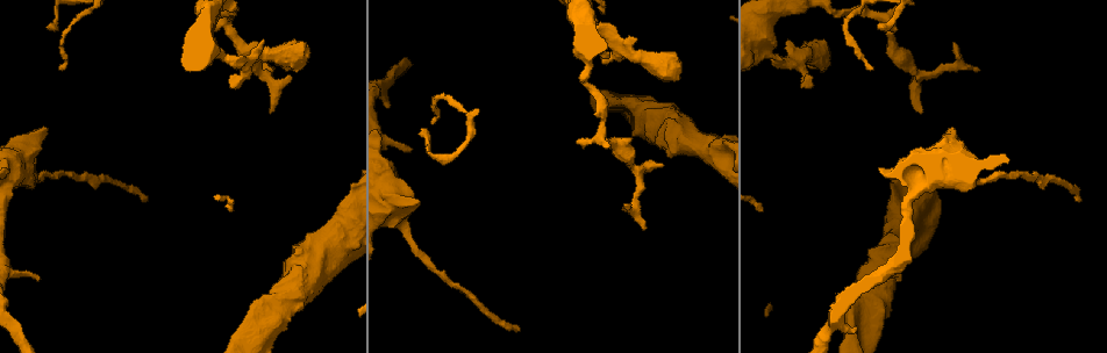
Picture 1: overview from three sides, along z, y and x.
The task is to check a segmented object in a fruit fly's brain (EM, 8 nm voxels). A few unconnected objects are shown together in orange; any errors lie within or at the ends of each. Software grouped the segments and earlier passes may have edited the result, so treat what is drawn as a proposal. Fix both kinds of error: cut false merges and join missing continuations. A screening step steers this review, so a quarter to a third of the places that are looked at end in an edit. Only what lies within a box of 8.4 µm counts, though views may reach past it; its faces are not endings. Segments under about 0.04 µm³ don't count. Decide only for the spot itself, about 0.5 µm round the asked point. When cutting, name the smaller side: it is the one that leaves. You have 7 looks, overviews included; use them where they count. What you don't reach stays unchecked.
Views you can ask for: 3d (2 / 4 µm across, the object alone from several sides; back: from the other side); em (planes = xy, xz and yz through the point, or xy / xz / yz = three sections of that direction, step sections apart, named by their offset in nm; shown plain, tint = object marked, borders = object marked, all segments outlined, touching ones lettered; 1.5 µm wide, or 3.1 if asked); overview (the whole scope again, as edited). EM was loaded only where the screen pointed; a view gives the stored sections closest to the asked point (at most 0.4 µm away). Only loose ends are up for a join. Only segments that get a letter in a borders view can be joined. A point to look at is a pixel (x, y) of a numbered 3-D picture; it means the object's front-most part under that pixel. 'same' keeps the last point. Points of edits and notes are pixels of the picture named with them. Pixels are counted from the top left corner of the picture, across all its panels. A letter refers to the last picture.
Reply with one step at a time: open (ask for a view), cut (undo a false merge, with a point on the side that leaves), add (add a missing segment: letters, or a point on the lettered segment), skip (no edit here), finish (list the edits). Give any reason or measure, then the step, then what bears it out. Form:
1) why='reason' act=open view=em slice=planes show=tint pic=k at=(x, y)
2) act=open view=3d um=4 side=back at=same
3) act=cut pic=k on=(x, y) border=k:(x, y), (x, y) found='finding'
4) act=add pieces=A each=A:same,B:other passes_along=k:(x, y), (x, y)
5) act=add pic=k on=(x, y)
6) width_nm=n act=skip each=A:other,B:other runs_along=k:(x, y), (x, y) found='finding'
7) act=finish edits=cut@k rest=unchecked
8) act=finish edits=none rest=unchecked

why='thin end' act=open view=3d um=2 pic=1 at=(519, 330)

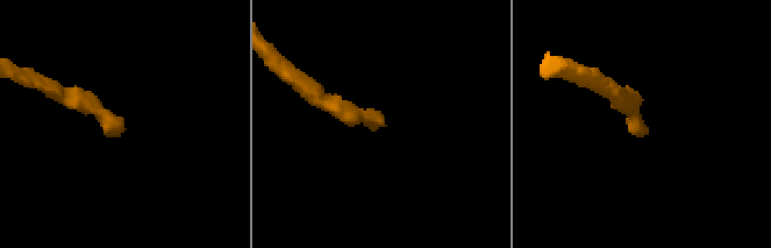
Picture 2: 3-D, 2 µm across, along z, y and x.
act=open view=em slice=yz step=8 show=borders pic=2 at=(122, 129)

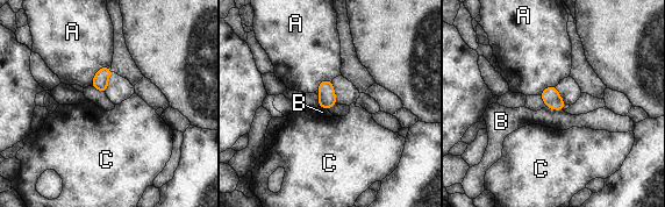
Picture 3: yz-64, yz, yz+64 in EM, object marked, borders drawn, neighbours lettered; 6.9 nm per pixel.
act=skip each=A:other,B:other,C:other border=3:(111, 68), (102, 66), (90, 85) found='no lettered segment goes on from it'

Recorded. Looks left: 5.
why='free end' act=open view=3d um=4 side=back pic=1 at=(635, 39)

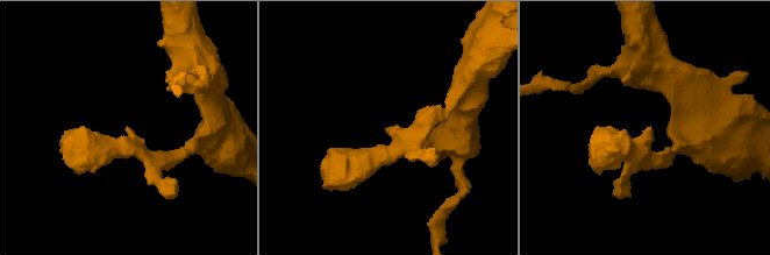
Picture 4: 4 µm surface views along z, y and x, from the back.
act=open view=em slice=planes show=borders pic=4 at=(125, 129)

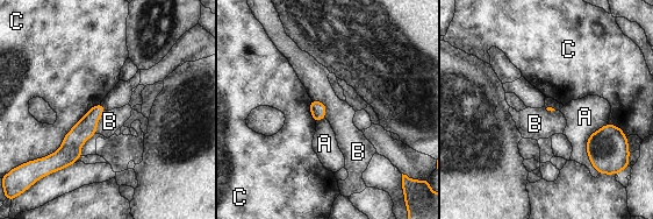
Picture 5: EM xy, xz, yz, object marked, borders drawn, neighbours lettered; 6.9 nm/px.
act=skip each=A:other,B:other,C:other runs_along=5:(100, 107), (61, 163) found='no lettered segment goes on from it'

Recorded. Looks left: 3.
why='stops while still wide' act=open view=em slice=xy step=8 show=tint pic=1 at=(854, 326)

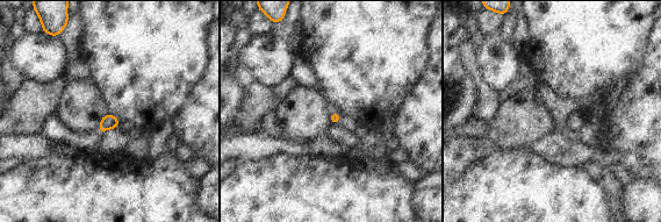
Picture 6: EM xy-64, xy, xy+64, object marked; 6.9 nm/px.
act=open view=em slice=planes show=borders at=same

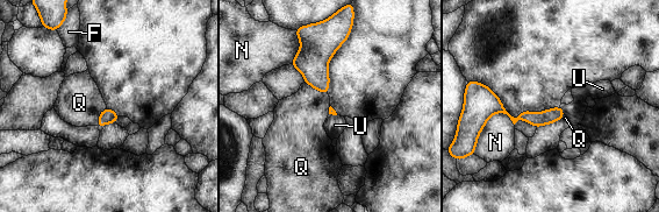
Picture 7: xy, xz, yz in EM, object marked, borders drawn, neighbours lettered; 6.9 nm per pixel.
act=skip each=F:other,N:other,Q:other,U:other runs_along=7:(484, 100), (513, 119), (560, 113) found='no lettered segment goes on from it'

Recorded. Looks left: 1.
act=finish edits=none rest=unchecked

